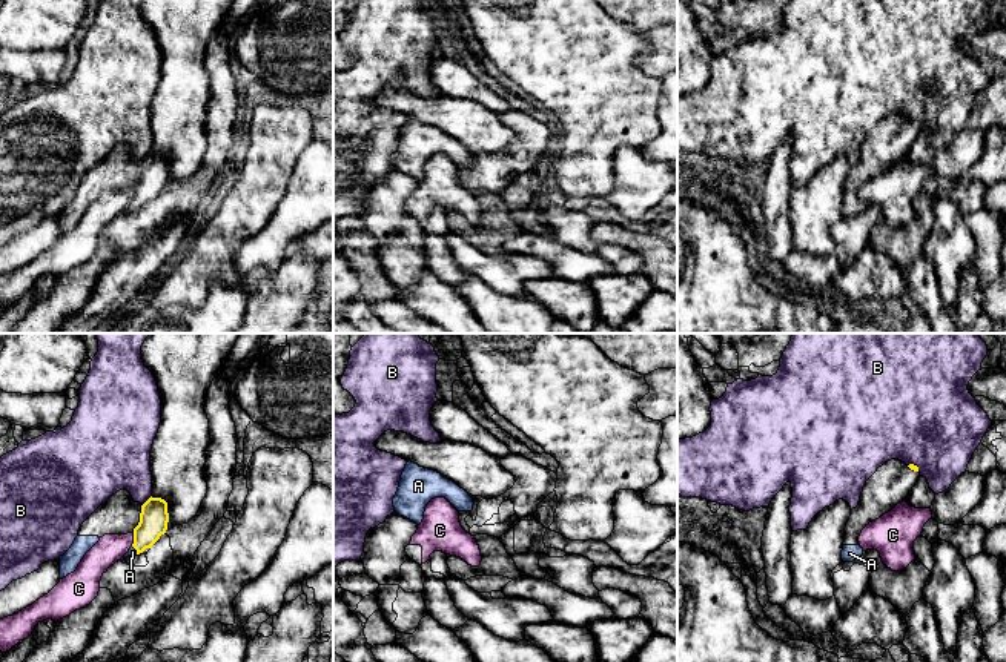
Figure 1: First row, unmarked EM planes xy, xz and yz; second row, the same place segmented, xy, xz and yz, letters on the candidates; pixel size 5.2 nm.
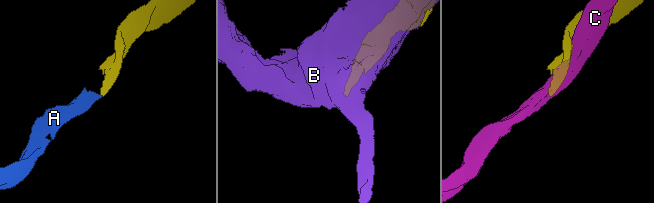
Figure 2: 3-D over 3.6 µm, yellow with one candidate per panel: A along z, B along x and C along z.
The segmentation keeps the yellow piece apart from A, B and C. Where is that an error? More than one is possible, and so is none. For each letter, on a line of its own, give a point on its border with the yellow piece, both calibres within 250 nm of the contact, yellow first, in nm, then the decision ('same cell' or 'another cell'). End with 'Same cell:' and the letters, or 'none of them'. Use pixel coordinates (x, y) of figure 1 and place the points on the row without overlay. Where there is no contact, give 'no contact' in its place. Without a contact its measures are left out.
A: xy (135, 205) | 150/50 nm | same cell
B: xy (148, 155) | 150/300 nm | another cell
C: xy (134, 195) | 150/150 nm | another cell
Same cell: A

